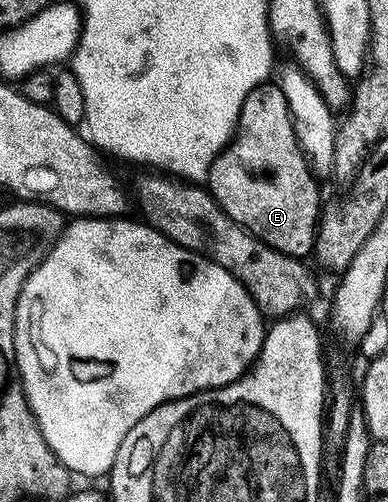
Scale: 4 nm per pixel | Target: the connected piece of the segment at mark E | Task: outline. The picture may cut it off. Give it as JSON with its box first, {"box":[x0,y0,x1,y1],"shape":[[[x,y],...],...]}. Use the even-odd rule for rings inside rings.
{"box":[206,82,322,258],"shape":[[[265,82],[254,86],[250,94],[246,94],[246,102],[242,102],[240,117],[236,123],[236,131],[228,147],[223,148],[214,158],[210,166],[210,174],[206,187],[212,196],[234,218],[238,226],[254,234],[262,242],[266,242],[274,250],[287,256],[308,258],[316,247],[316,230],[322,215],[322,199],[317,177],[313,176],[308,160],[302,154],[296,131],[292,125],[290,106],[286,102],[286,94],[282,94],[279,83]]]}

